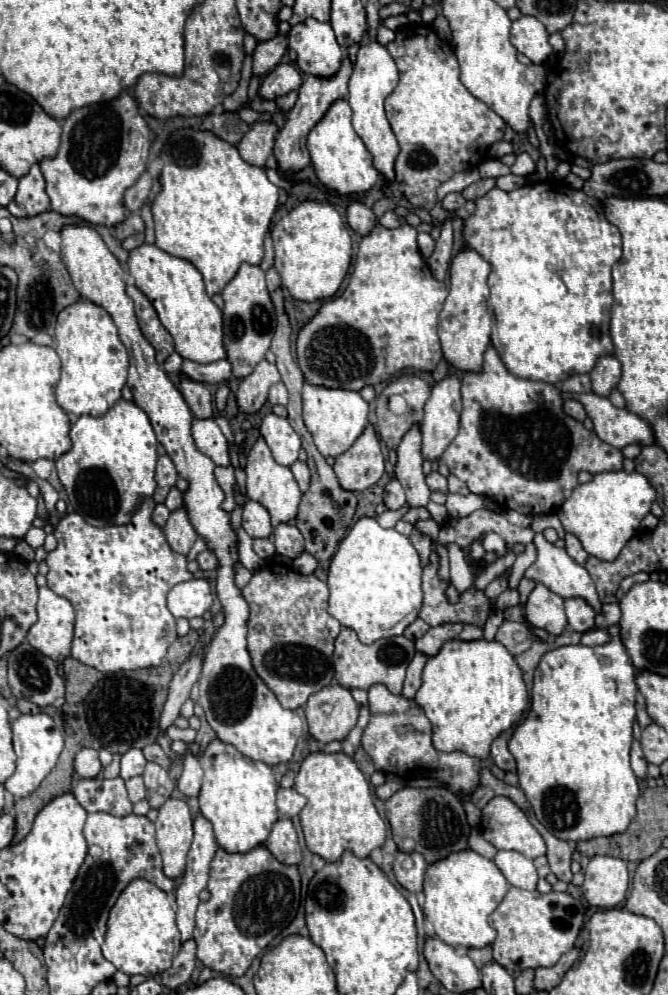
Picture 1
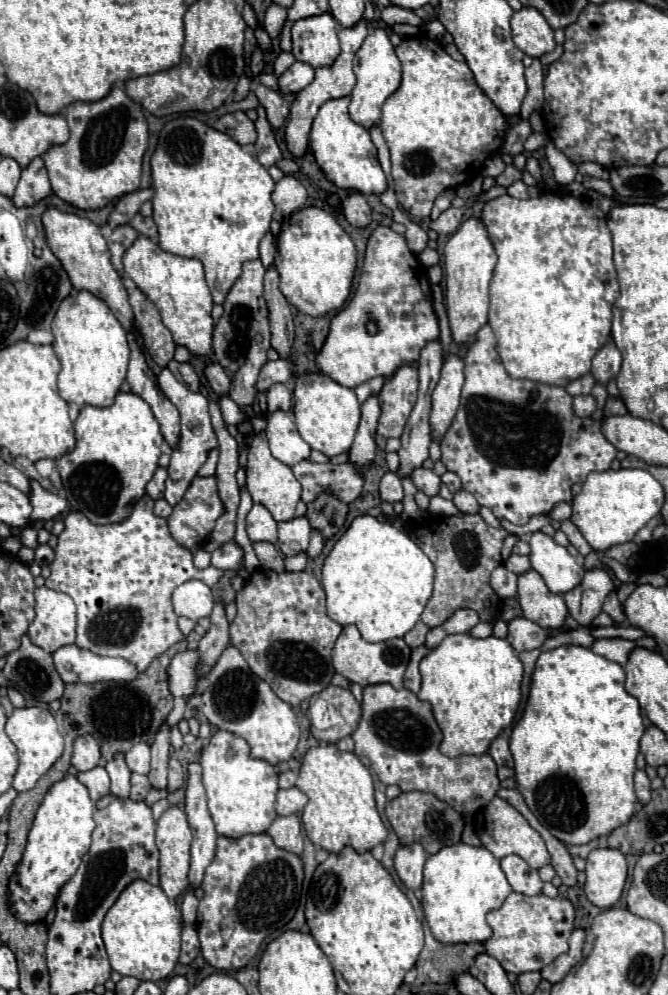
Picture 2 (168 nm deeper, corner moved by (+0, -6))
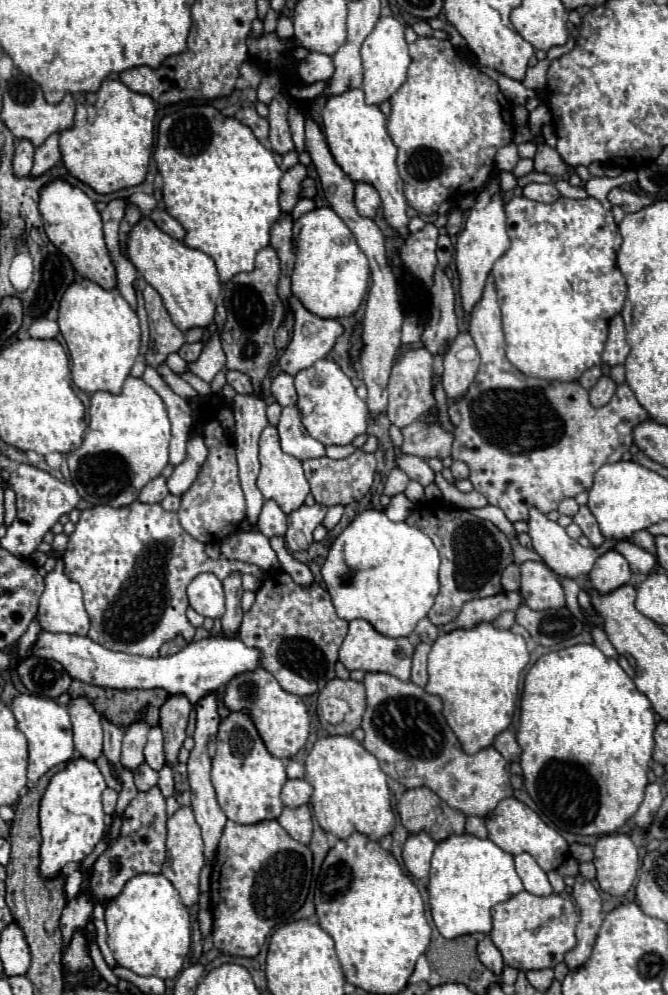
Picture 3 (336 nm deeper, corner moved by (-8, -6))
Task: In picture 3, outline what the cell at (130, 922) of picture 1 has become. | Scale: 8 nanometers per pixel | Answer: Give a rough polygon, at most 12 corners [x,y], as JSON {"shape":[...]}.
{"shape":[[164,875],[106,907],[108,947],[136,975],[174,979],[190,915]]}

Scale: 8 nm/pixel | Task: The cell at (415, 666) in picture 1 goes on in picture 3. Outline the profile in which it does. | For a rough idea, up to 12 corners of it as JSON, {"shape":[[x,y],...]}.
{"shape":[[420,643],[412,661],[412,683],[424,687],[428,683],[426,655],[428,643]]}

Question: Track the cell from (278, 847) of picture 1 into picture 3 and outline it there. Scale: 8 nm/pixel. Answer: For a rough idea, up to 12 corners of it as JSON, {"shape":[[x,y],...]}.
{"shape":[[284,807],[278,823],[304,845],[312,839],[310,807]]}

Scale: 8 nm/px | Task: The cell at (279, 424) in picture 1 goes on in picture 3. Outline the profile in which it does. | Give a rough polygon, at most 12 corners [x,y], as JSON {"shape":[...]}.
{"shape":[[296,407],[282,409],[282,451],[300,461],[326,455]]}

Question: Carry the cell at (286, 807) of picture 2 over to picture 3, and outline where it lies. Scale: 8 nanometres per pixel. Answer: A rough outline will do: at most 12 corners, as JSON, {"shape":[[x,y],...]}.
{"shape":[[288,779],[282,787],[286,807],[308,805],[312,787],[304,779]]}

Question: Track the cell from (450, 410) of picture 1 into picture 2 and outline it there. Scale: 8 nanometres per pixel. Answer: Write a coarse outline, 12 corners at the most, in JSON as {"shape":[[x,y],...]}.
{"shape":[[448,353],[432,393],[432,437],[442,439],[460,405],[464,361]]}

